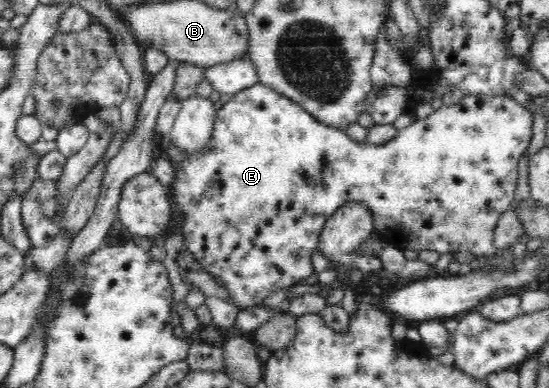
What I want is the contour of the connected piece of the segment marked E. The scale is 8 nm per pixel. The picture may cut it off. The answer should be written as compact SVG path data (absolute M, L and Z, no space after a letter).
M257 83L255 86L244 88L243 91L235 93L226 104L218 105L217 116L213 134L209 140L209 146L197 154L186 154L183 152L183 160L179 166L175 166L175 178L171 180L169 188L173 207L176 211L175 226L170 232L183 234L185 244L182 252L189 252L195 260L203 266L203 272L213 276L214 280L228 290L230 302L242 308L250 305L260 304L271 292L293 286L303 279L309 278L314 273L311 256L319 249L320 236L327 219L347 203L363 203L367 210L371 211L374 230L384 239L386 245L399 248L401 251L412 249L435 250L442 254L469 251L472 255L487 257L493 260L499 251L493 246L493 233L497 220L505 210L511 208L515 202L515 191L518 180L517 163L520 157L527 152L533 131L533 116L530 116L527 108L515 101L508 95L485 96L484 94L467 94L457 104L443 105L423 120L415 120L411 126L398 131L393 140L385 144L374 146L365 141L363 144L349 138L345 131L339 128L325 127L318 122L311 113L307 113L299 104L287 96L273 90L273 88Z

